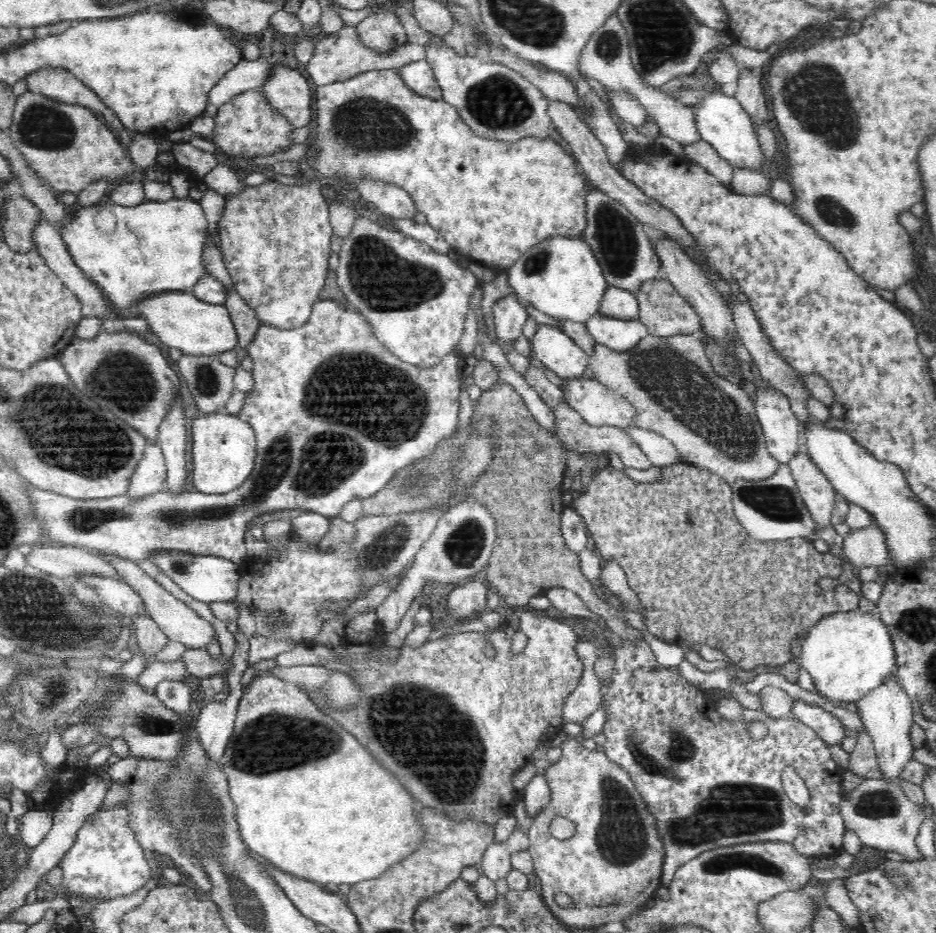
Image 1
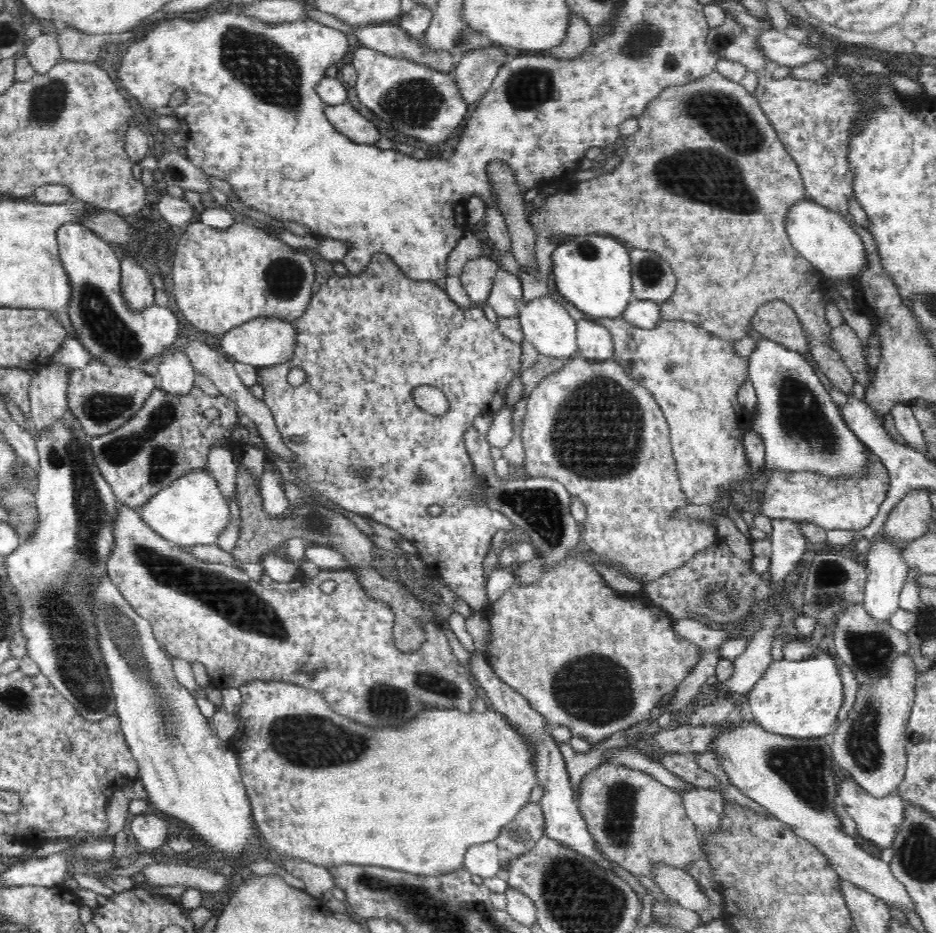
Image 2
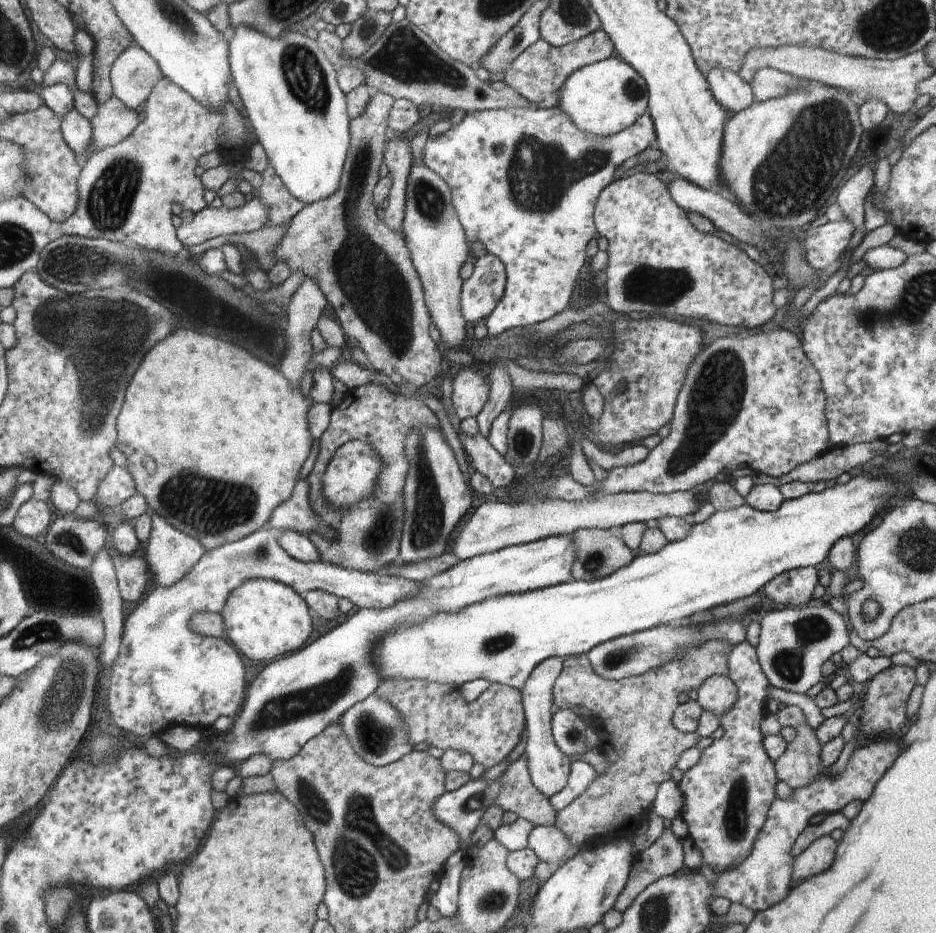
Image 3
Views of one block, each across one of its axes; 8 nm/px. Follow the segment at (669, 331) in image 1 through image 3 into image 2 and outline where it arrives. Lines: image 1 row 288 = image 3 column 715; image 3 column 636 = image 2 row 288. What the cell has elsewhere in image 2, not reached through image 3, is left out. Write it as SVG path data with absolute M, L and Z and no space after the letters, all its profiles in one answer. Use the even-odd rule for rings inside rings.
M718 71L682 86L669 86L663 91L658 98L654 98L649 102L648 108L637 118L638 130L634 134L623 138L626 154L621 156L621 160L619 160L612 172L608 171L592 179L578 181L573 185L562 187L555 194L545 198L545 205L542 210L537 209L536 212L532 213L532 216L527 216L528 222L532 224L532 229L536 228L536 232L538 232L538 240L535 240L534 244L534 271L520 270L524 303L530 303L536 298L552 295L552 280L548 276L550 276L550 272L553 273L553 254L556 252L558 245L564 244L558 238L591 234L618 236L618 239L620 241L624 240L623 244L626 244L629 248L658 253L672 267L677 278L677 285L674 294L666 299L666 302L659 304L660 317L664 321L678 320L688 322L723 340L736 342L749 337L752 318L754 318L756 312L769 301L779 299L796 312L796 317L798 317L798 321L802 325L804 335L810 339L809 352L813 355L816 366L830 380L831 386L839 388L842 392L852 392L853 375L843 365L839 354L830 348L831 342L828 341L828 336L831 334L831 327L827 323L825 316L828 300L823 297L823 293L828 287L826 278L811 262L800 256L800 253L791 245L785 231L785 220L789 208L799 200L808 199L804 189L805 183L802 182L796 161L790 156L782 141L777 137L777 131L773 129L759 102L741 83L722 76Z

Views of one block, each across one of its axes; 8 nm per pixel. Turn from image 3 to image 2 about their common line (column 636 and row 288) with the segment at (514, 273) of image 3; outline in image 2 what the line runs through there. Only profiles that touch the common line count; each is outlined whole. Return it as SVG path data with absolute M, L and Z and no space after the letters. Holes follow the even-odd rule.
M144 256L121 260L121 292L134 311L155 306L154 286L148 280L148 272L140 266L140 260L144 260Z

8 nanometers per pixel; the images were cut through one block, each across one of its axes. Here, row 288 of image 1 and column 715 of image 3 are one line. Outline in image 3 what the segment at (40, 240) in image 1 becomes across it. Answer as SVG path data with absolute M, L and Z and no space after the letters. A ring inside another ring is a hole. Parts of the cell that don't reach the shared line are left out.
M715 68L705 76L705 79L714 98L730 112L746 110L756 102L751 86L739 73Z

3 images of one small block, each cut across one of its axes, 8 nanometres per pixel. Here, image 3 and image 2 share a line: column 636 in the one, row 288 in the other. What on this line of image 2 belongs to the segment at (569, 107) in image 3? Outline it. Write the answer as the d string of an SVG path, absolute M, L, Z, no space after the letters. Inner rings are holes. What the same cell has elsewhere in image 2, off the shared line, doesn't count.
M66 223L59 226L57 244L64 271L66 276L70 277L71 300L68 306L70 321L75 335L82 340L92 358L107 366L126 366L136 369L144 364L144 360L158 356L178 338L180 332L178 318L170 309L155 305L144 311L134 311L130 308L130 304L126 303L126 298L121 292L121 261L114 252L113 244L102 240L82 223Z

